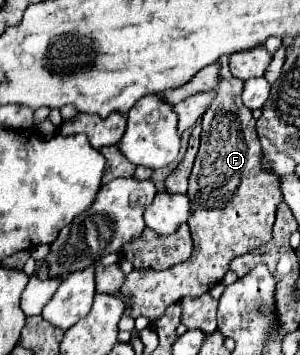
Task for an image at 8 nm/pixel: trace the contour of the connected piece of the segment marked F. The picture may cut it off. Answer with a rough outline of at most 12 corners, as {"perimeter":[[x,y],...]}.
{"perimeter":[[220,58],[190,174],[194,252],[132,270],[132,316],[222,282],[272,238],[280,178],[262,168],[244,80]]}

